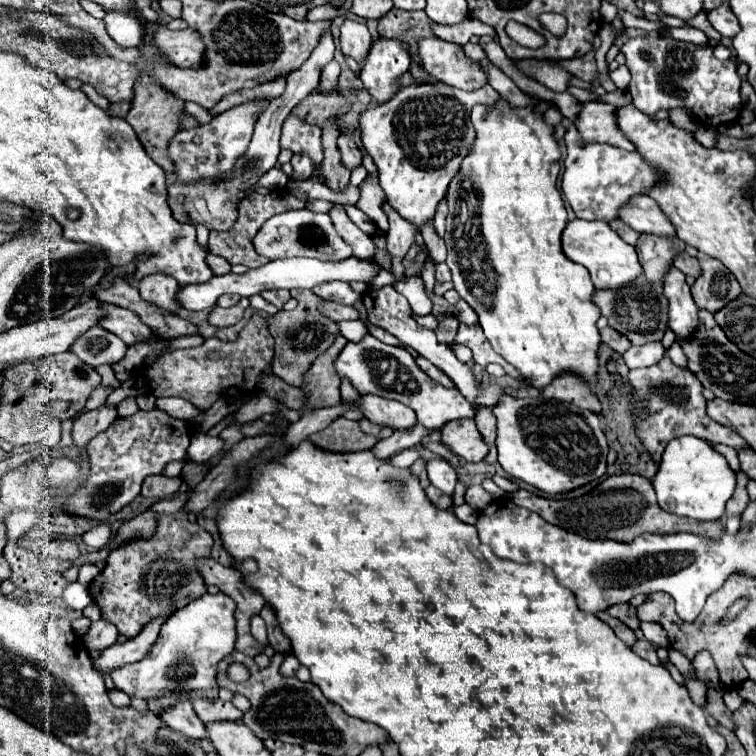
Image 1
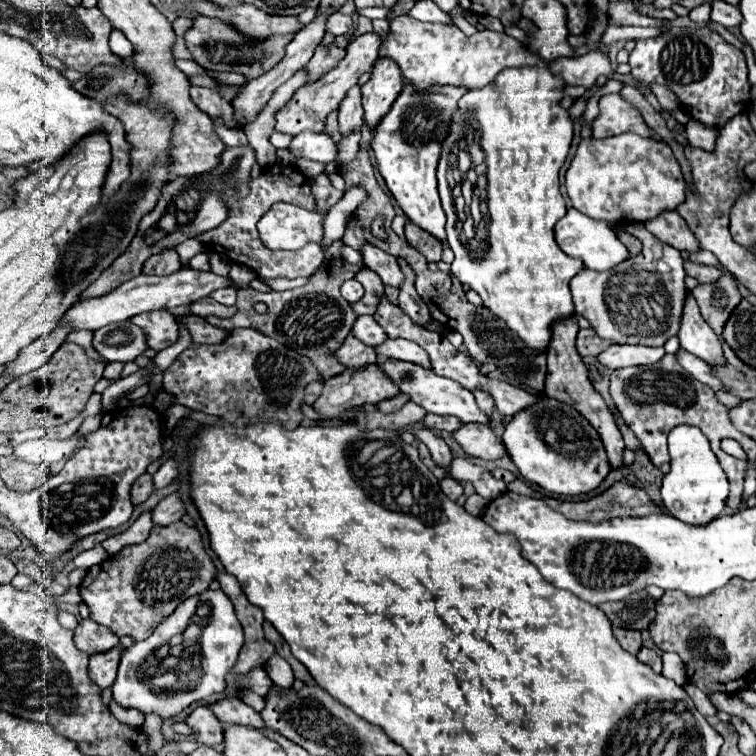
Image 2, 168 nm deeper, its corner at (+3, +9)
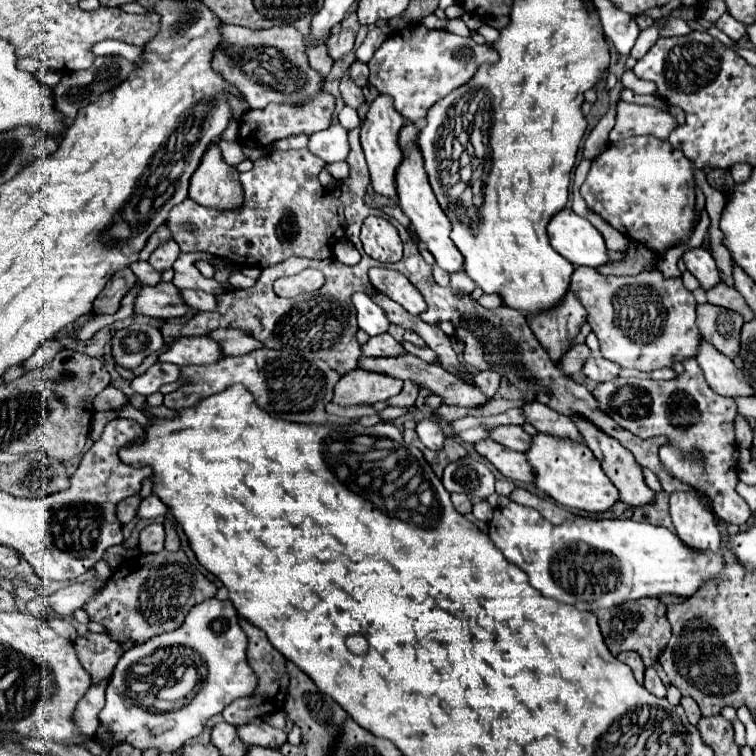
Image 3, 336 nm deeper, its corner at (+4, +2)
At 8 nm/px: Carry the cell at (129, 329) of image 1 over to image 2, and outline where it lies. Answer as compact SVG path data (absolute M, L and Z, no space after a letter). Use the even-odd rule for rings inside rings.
M167 310L139 314L131 322L143 326L143 330L147 332L147 338L149 338L149 348L153 348L155 352L175 344L179 338L179 324L177 324L175 316L169 314Z

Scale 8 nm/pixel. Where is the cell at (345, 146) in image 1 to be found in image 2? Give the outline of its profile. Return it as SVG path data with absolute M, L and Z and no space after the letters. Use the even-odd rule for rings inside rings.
M353 86L339 104L339 126L343 136L353 128L363 126L363 106L361 106L361 86Z

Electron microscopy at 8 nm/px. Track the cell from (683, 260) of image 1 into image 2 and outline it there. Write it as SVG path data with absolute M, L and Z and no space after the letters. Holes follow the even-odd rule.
M689 260L685 262L685 272L693 278L697 278L701 284L711 284L717 282L721 278L721 270L713 268L713 266L699 266L699 264L691 264Z

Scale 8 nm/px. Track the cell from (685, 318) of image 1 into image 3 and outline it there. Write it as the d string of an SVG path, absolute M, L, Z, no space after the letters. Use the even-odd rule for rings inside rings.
M700 337L698 351L696 351L696 361L698 361L710 389L716 391L718 395L724 395L724 397L754 395L752 387L744 379L744 373L740 373L740 369L734 365L734 361L730 357L724 357L724 353L720 353L718 349L712 349L712 345L708 345L702 337Z

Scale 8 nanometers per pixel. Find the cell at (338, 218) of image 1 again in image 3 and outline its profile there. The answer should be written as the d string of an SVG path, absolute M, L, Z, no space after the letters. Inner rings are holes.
M372 267L368 275L370 275L370 283L378 291L400 303L408 313L420 315L426 309L424 297L420 297L418 289L402 273L396 273L394 269L388 267Z

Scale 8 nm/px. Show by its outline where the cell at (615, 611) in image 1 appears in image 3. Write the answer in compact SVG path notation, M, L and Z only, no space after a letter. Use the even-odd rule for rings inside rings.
M642 597L640 601L628 601L612 609L598 609L594 613L598 617L602 635L612 655L618 655L620 651L636 651L642 657L646 667L656 663L660 651L666 647L670 639L670 623L666 619L666 605L658 597Z

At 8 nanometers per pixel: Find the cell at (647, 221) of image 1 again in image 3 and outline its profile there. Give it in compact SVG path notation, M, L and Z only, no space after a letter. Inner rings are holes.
M696 247L696 249L684 251L682 259L684 259L686 269L700 281L702 289L710 289L710 287L714 287L720 281L716 263L714 263L712 255L706 249Z

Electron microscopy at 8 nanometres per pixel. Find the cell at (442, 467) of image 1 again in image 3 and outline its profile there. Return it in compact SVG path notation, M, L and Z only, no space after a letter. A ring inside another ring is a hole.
M422 419L416 427L416 433L418 433L420 441L432 451L440 449L440 445L444 445L444 439L446 439L440 429L440 423L434 419Z

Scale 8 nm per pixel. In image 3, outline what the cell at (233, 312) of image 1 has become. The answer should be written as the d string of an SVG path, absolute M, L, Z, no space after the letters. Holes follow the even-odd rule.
M160 281L158 285L144 287L138 293L134 311L148 315L148 317L170 319L170 317L184 317L190 311L190 307L184 303L184 299L180 297L180 291L174 283Z

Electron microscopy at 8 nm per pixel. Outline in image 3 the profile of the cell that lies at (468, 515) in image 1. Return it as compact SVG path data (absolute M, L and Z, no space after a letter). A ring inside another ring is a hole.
M480 501L480 503L474 505L472 513L474 513L474 517L476 517L478 521L488 521L488 519L492 517L492 505L490 505L488 501Z

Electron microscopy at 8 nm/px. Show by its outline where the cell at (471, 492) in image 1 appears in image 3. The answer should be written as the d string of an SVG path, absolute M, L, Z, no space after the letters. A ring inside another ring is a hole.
M464 457L450 463L444 469L442 483L450 493L456 491L478 499L486 499L494 493L494 473L488 465L478 463L472 457Z

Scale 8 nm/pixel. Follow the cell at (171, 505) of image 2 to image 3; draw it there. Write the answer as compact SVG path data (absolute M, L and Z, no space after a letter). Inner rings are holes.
M150 523L140 531L140 551L142 553L158 553L164 549L164 525Z

